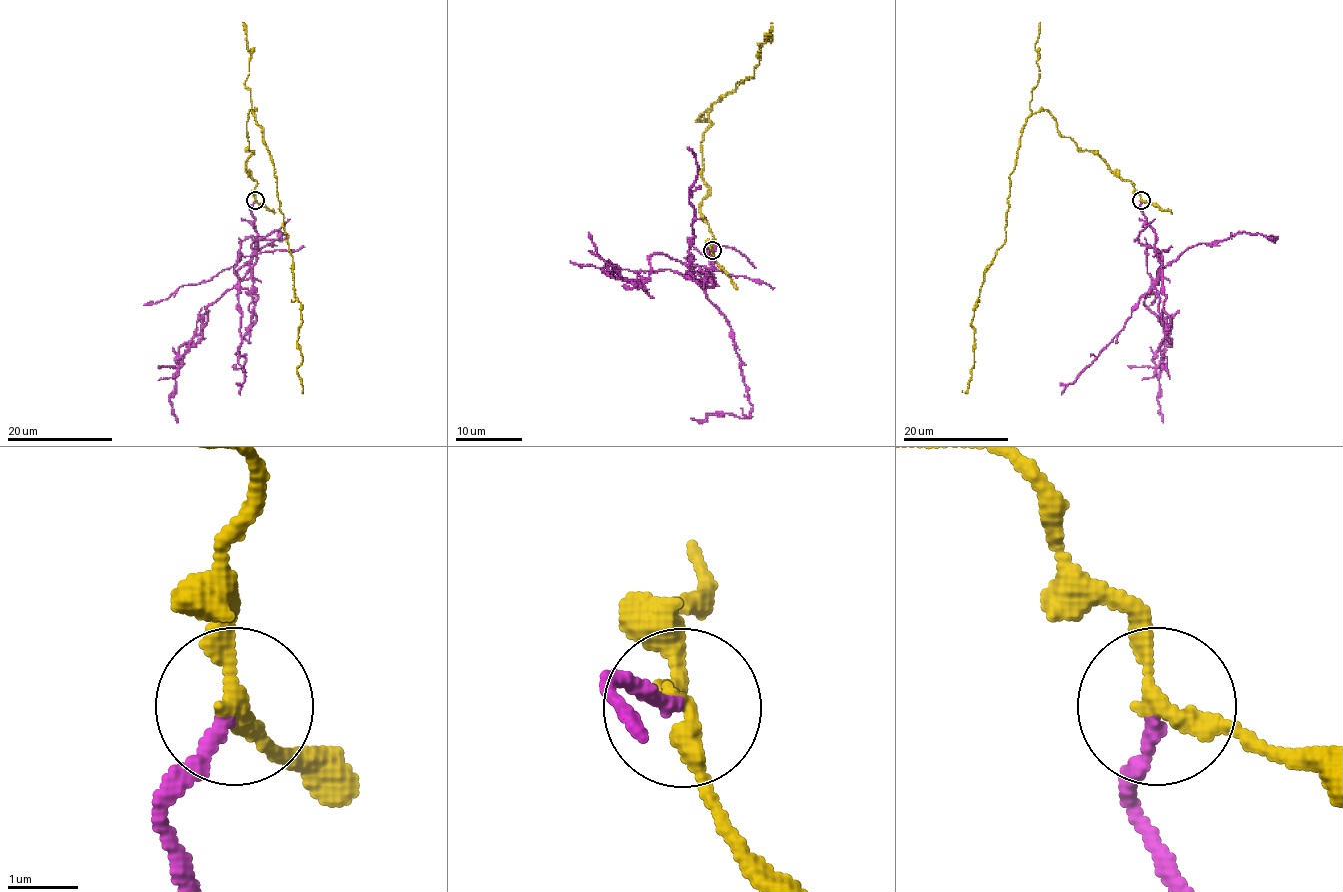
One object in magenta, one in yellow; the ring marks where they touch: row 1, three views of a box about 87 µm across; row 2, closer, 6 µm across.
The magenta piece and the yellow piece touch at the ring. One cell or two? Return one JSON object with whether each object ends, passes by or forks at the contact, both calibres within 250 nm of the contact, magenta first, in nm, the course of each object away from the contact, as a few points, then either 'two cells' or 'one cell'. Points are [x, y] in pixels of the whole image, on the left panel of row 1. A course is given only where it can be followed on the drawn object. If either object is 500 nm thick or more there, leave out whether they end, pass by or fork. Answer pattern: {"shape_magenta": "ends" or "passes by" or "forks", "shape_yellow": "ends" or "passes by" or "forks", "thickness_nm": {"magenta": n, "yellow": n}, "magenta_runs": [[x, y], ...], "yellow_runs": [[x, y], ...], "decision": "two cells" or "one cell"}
{"shape_magenta": "ends", "shape_yellow": "passes by", "thickness_nm": {"magenta": 190, "yellow": 240}, "magenta_runs": [[256, 200], [250, 211], [257, 237], [241, 278], [237, 272], [265, 245], [281, 232], [287, 236], [238, 243]], "yellow_runs": [[256, 200], [257, 182], [246, 170], [252, 109], [273, 165], [292, 257], [303, 390]], "decision": "two cells"}

